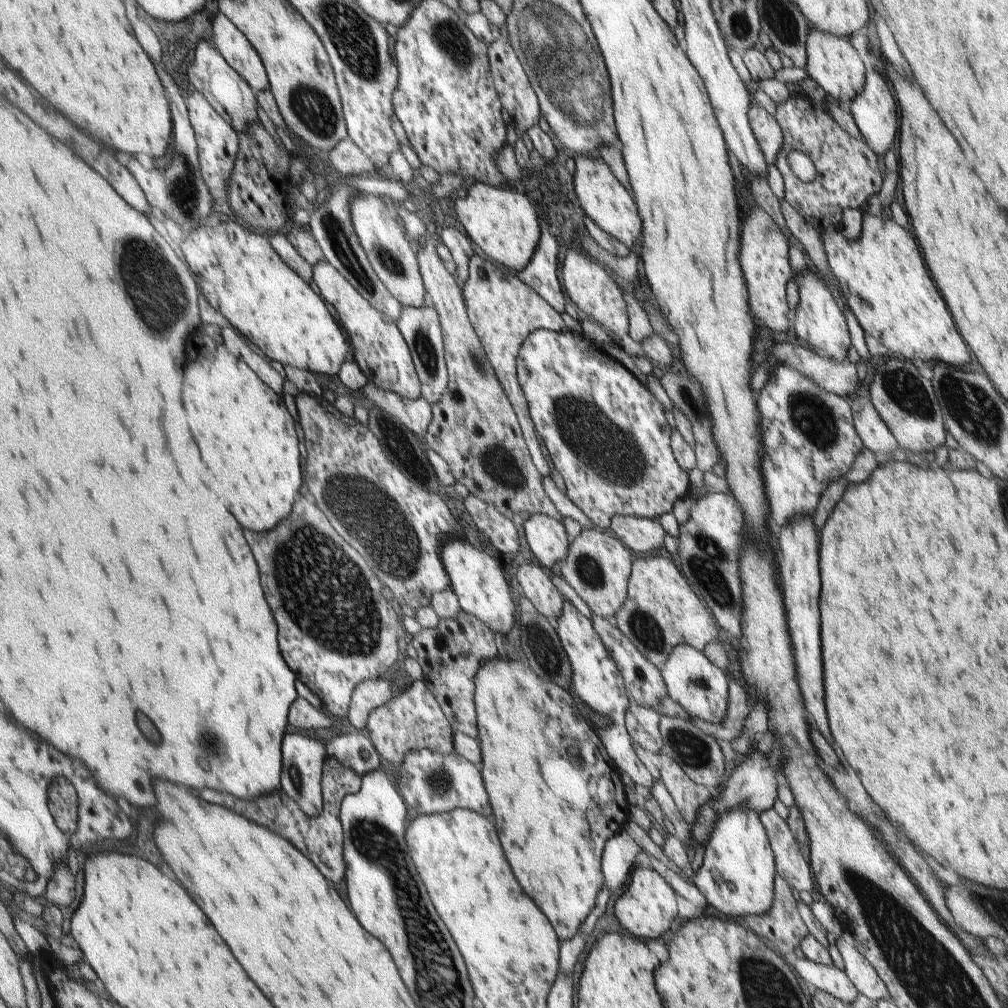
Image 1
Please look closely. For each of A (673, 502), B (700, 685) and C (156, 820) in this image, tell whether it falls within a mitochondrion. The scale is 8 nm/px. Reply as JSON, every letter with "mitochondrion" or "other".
{"A":"other","B":"mitochondrion","C":"other"}

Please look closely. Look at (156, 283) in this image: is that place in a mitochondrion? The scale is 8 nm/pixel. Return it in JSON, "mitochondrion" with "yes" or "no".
{"mitochondrion":"yes"}

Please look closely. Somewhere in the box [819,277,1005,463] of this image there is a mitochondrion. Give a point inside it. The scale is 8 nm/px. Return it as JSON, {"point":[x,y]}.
{"point":[902,387]}

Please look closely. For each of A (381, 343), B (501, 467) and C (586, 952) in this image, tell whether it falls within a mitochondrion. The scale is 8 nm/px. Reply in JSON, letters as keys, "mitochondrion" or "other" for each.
{"A":"other","B":"mitochondrion","C":"other"}

